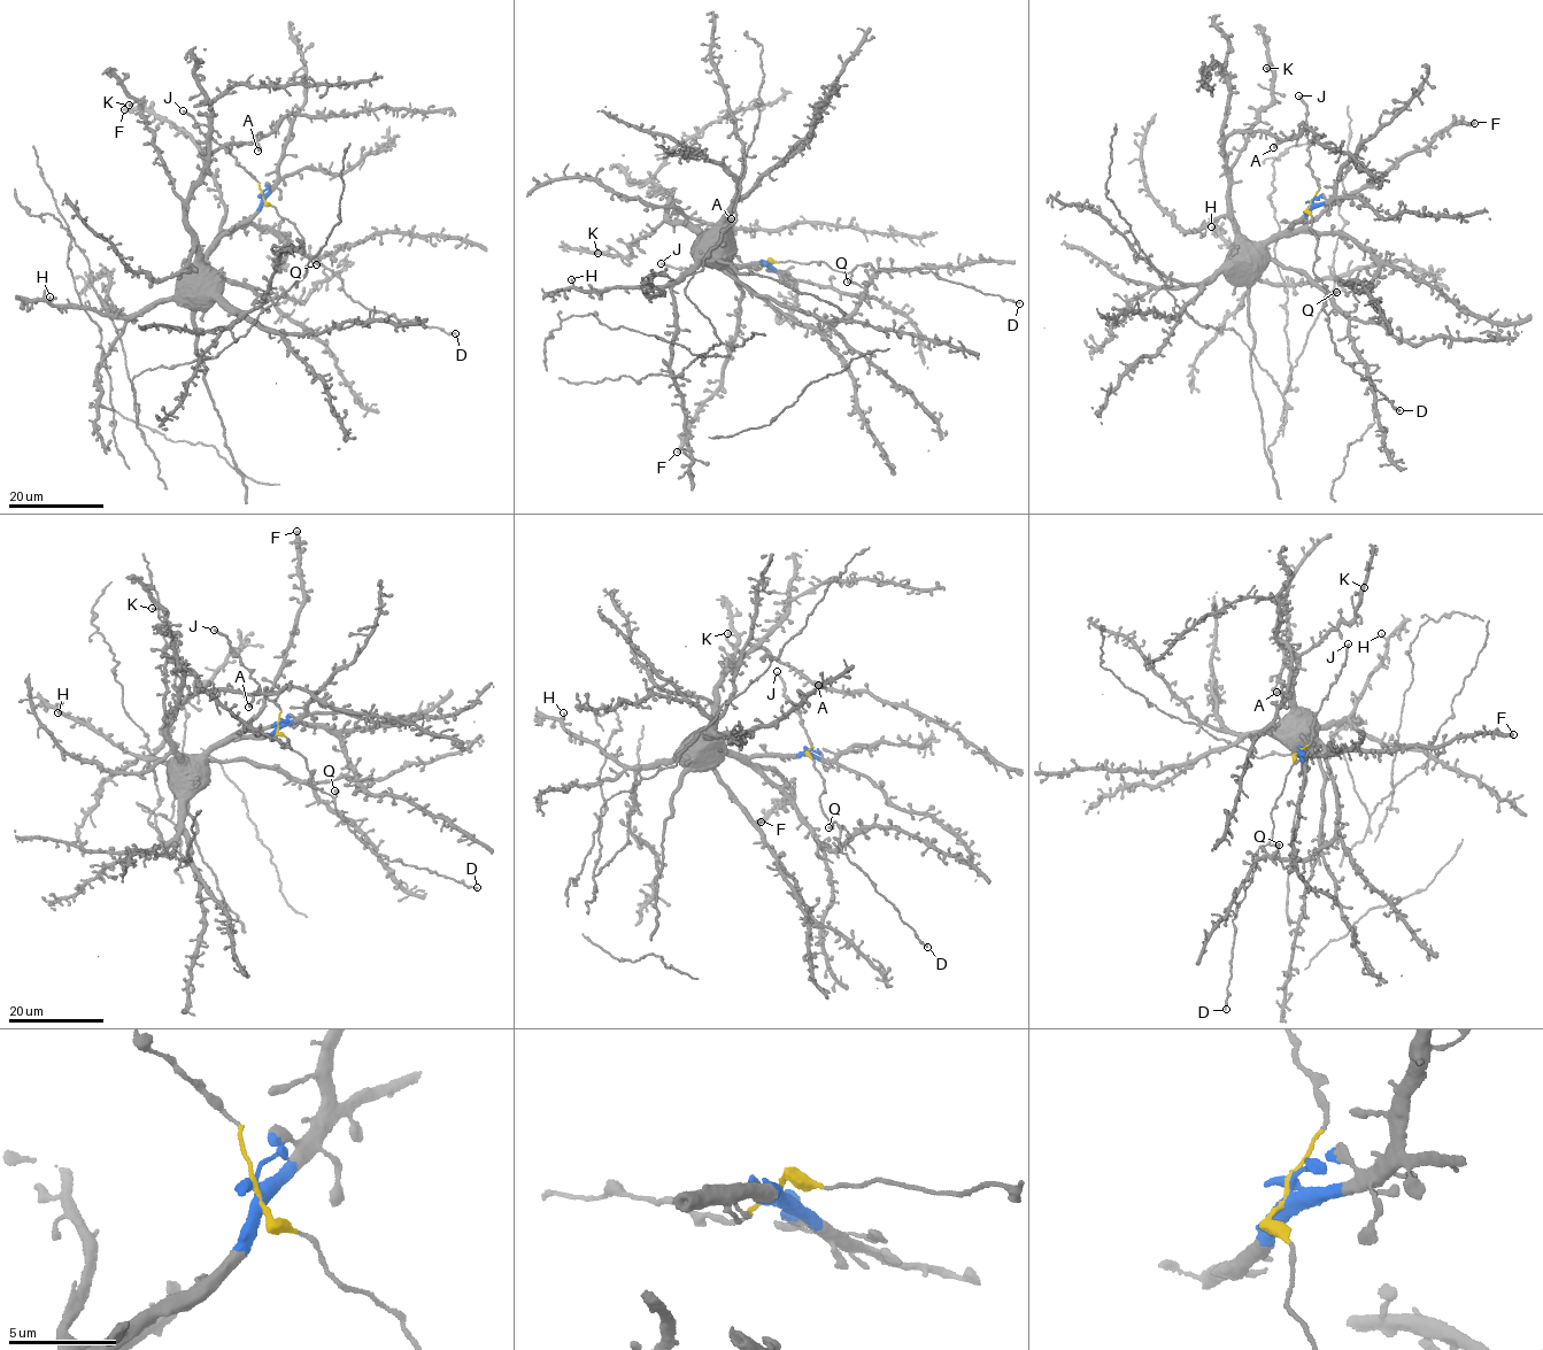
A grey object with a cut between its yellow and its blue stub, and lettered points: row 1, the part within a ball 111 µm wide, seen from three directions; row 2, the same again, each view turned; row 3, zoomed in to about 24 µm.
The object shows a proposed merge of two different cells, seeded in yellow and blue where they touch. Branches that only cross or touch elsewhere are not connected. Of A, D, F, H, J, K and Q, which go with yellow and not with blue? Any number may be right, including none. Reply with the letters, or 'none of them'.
D, J, Q

